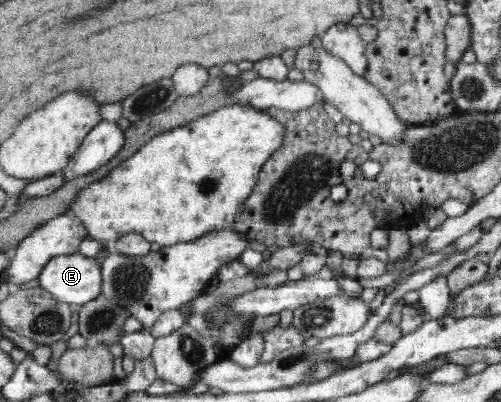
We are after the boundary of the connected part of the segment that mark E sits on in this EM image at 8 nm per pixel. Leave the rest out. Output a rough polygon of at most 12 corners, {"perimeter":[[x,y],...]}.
{"perimeter":[[52,257],[39,283],[55,300],[85,305],[103,295],[99,262]]}

